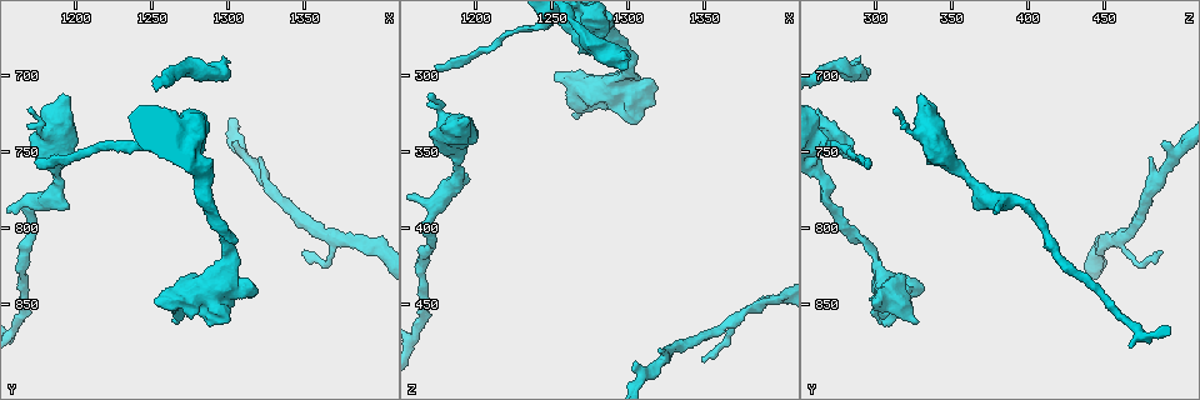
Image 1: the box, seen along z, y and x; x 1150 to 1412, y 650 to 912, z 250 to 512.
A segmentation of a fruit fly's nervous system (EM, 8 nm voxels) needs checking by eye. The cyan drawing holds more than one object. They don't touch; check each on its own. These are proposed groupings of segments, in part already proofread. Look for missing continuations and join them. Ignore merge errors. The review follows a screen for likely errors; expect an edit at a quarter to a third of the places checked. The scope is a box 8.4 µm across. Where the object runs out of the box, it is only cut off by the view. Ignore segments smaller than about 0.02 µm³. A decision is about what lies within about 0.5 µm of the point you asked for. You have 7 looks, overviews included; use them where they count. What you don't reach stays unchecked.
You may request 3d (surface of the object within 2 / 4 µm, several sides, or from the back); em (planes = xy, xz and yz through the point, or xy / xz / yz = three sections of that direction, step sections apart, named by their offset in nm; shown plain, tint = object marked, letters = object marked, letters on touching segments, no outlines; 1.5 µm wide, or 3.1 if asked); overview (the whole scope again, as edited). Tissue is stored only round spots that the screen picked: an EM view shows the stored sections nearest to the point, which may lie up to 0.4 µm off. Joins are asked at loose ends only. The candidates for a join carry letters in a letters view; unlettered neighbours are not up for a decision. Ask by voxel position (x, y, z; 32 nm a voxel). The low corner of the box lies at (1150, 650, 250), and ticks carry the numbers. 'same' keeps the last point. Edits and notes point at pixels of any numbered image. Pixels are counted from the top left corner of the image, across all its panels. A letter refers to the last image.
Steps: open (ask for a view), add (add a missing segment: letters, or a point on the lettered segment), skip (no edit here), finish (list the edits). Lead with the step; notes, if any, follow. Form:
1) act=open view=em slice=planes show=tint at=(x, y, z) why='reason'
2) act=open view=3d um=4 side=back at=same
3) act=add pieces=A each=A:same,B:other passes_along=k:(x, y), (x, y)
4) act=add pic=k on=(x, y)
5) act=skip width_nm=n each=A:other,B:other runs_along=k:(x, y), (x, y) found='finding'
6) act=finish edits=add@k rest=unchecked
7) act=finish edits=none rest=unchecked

act=open view=3d um=4 at=(1174, 754, 296) why='branch stops here'

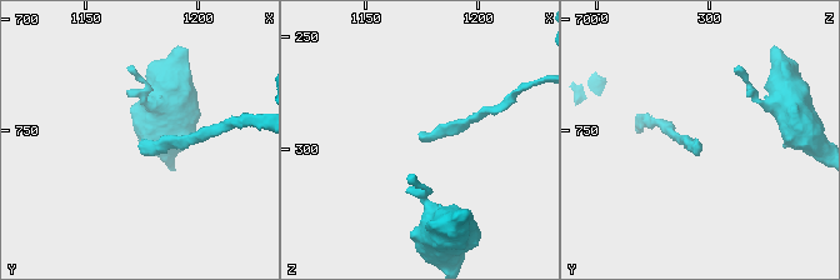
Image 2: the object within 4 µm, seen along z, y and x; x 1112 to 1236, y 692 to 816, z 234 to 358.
act=open view=em slice=planes show=letters at=(1174, 753, 296)

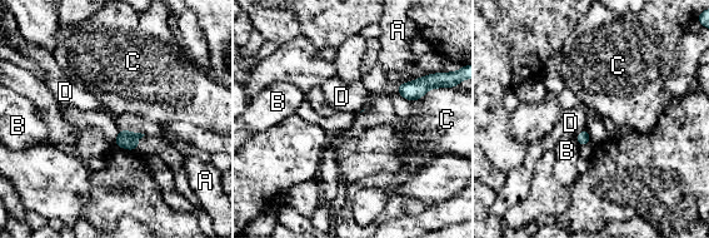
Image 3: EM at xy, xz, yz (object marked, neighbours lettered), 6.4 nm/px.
act=skip each=A:other,B:other,C:other,D:other border=3:(584, 127), (574, 137) found='none of them fits'

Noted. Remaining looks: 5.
act=open view=em slice=xy step=4 show=letters at=(1304, 838, 332)

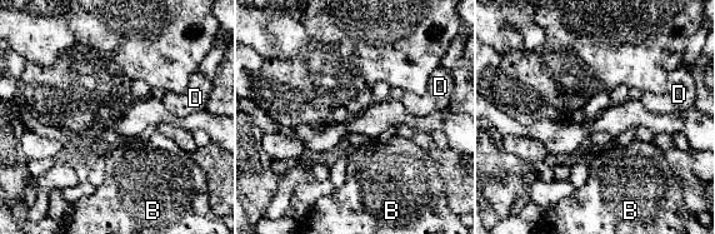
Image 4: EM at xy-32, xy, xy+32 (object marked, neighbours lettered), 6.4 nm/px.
act=open view=em slice=planes show=letters at=same why='cut it another way'

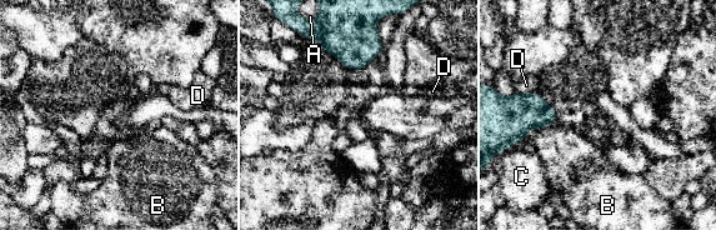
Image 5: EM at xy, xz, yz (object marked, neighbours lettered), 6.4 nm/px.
act=skip each=A:other,B:other,C:other,D:other border=5:(554, 123), (531, 129), (509, 148) found='no lettered segment goes on from it'

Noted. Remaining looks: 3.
act=open view=3d um=4 at=(1254, 850, 298) why='an open end'

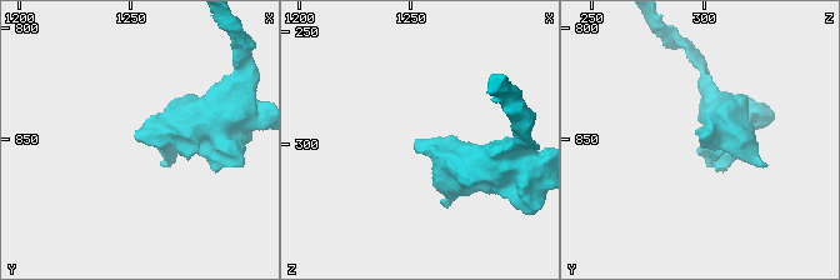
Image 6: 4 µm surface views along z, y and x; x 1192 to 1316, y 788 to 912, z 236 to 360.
act=open view=em slice=planes show=letters at=(1254, 849, 298) why='shape alone is not enough'

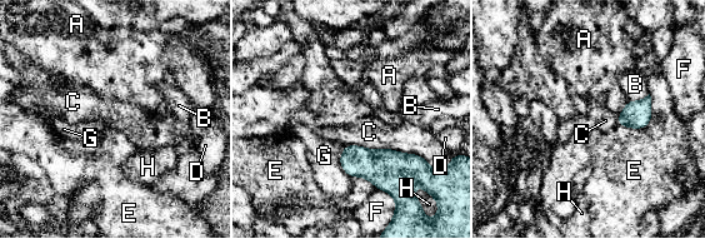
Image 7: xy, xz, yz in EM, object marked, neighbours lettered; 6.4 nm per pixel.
act=skip each=A:other,B:other,C:other,D:other,E:other,F:other,G:other,H:other found='none of them fits'

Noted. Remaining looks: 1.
act=finish edits=none rest=unchecked

